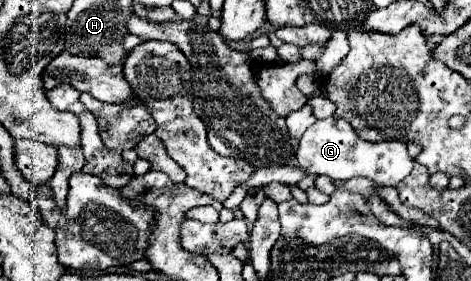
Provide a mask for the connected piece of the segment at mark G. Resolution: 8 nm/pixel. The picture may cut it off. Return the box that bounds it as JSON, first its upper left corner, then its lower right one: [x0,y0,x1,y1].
[296,116,414,187]

